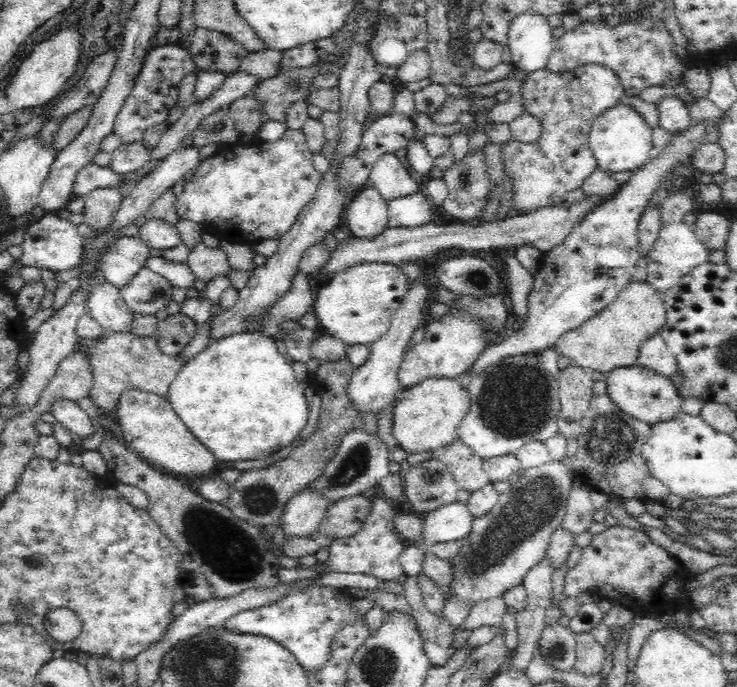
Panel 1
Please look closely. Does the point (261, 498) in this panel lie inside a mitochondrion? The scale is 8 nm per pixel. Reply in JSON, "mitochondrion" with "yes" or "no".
{"mitochondrion":"yes"}

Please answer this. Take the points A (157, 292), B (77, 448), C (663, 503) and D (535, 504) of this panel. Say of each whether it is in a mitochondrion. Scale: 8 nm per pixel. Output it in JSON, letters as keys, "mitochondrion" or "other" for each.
{"A":"mitochondrion","B":"other","C":"other","D":"mitochondrion"}

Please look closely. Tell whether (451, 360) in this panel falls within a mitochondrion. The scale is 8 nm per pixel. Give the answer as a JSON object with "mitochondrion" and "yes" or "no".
{"mitochondrion":"no"}

